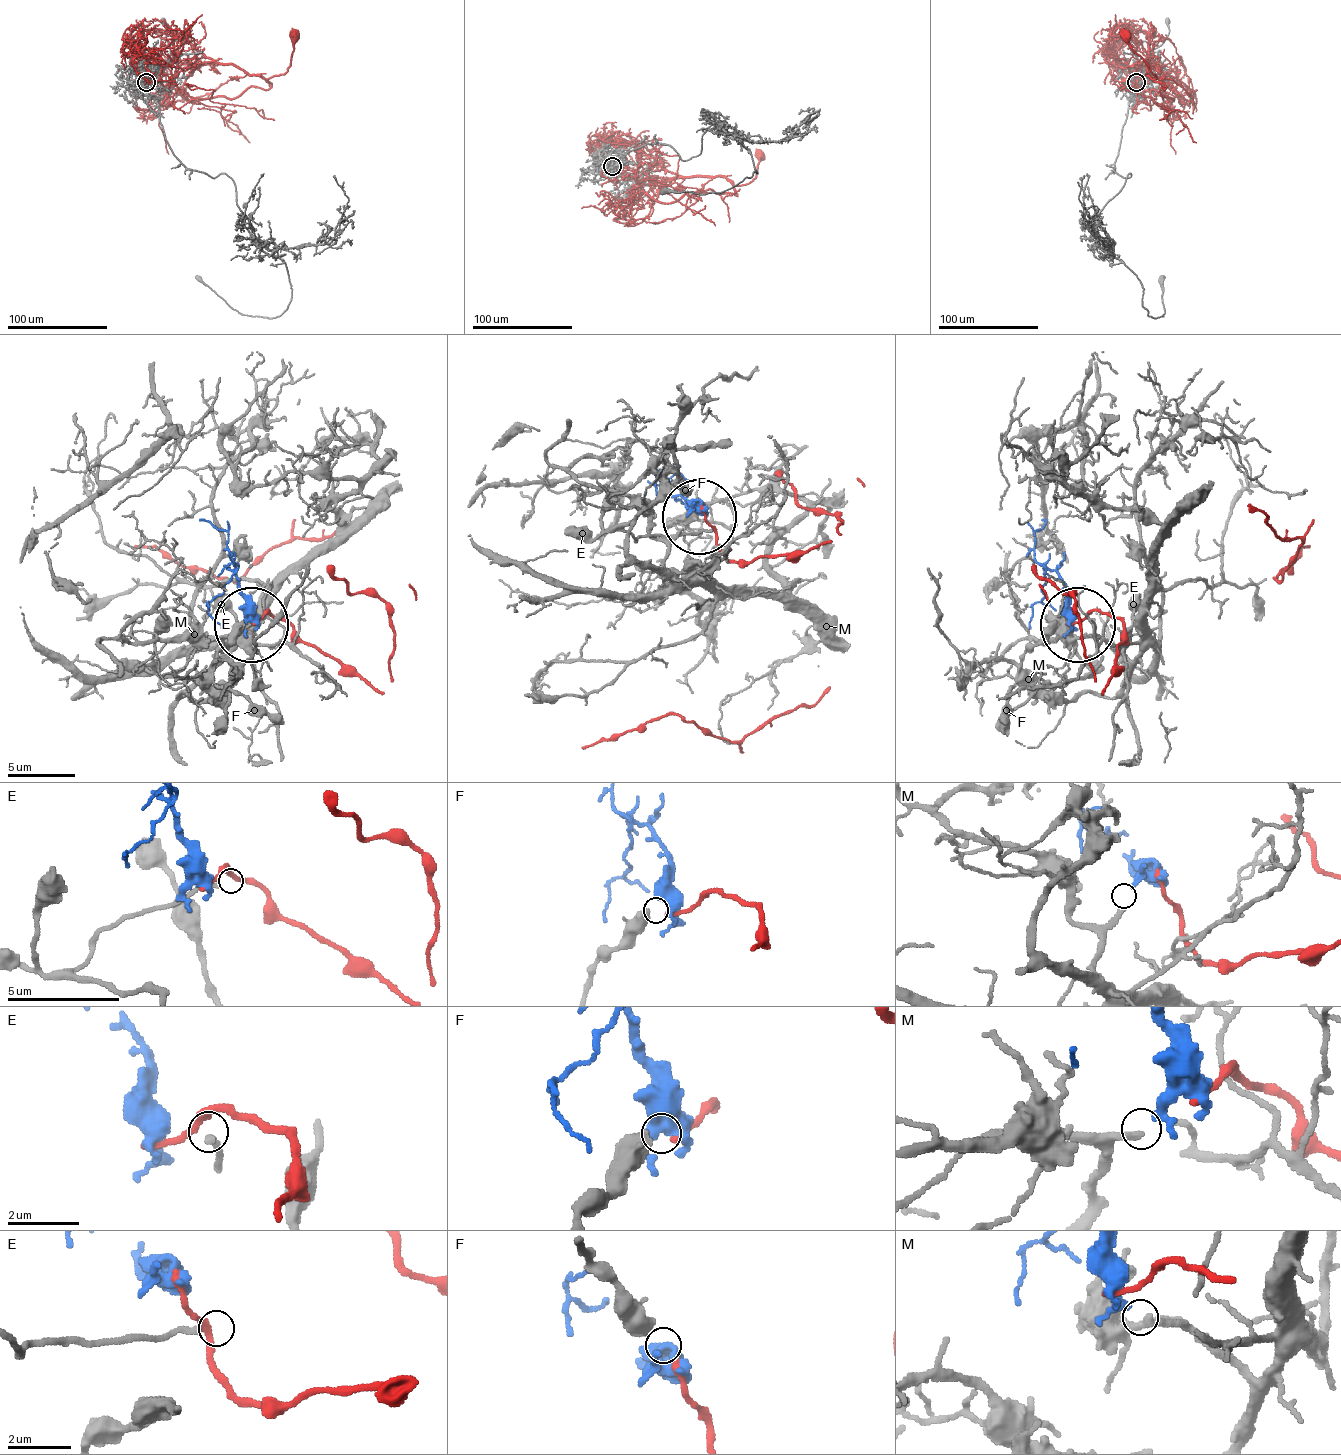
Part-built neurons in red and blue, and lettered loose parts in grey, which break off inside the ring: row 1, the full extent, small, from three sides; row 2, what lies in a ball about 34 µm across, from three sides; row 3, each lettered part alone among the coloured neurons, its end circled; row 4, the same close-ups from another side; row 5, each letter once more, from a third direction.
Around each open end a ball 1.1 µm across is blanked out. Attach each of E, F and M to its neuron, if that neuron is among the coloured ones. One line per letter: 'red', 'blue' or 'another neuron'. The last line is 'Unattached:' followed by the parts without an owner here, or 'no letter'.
E: another neuron
F: red
M: blue
Unattached: E

